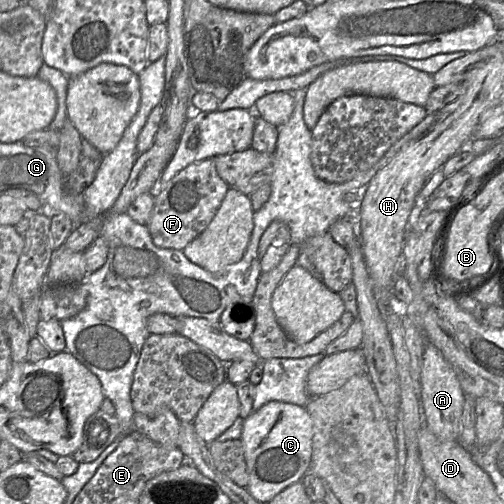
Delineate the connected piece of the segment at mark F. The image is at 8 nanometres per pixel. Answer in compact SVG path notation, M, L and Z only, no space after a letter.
M213 158L193 162L154 191L154 207L146 225L153 243L160 248L183 250L213 219L229 185L218 175Z

